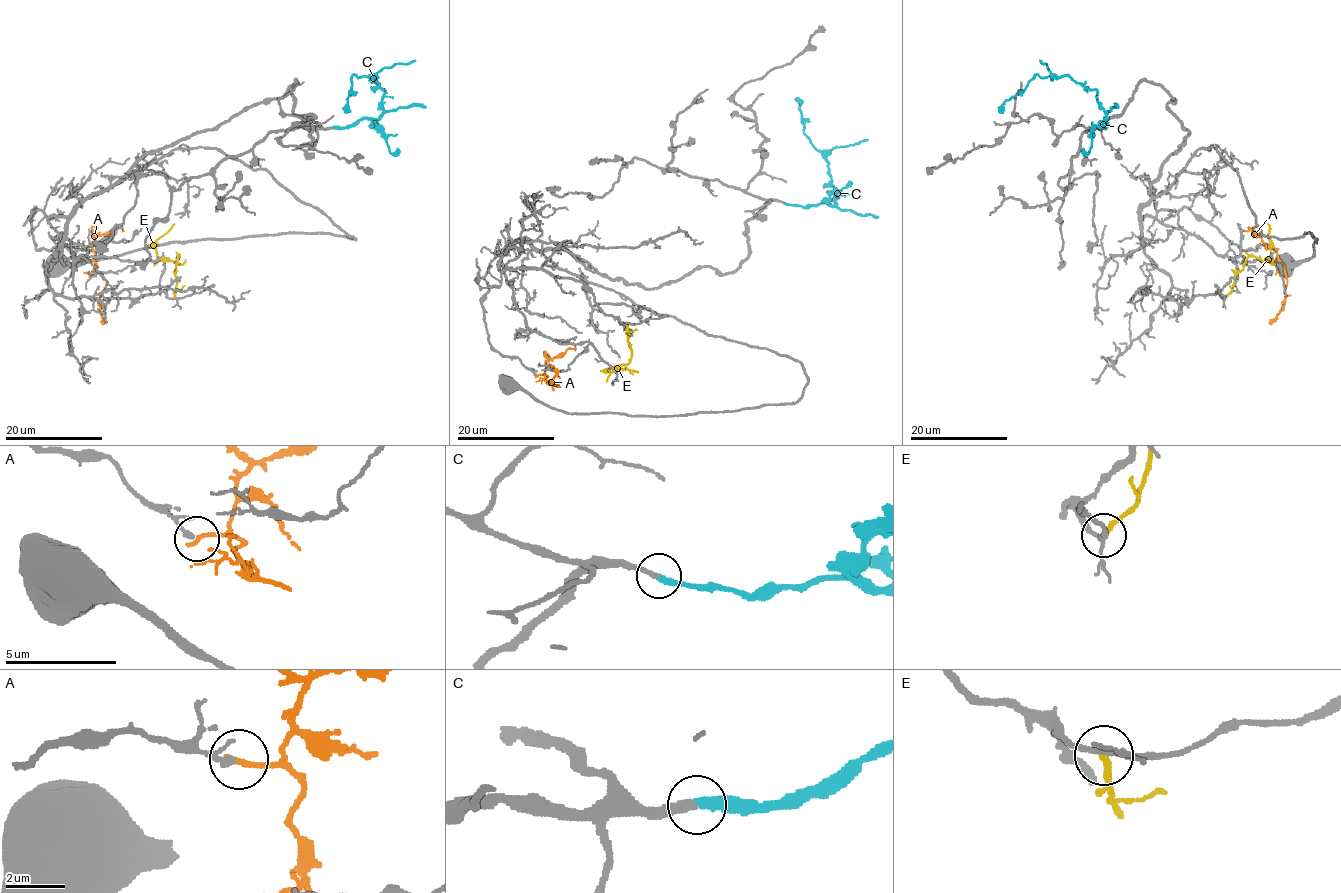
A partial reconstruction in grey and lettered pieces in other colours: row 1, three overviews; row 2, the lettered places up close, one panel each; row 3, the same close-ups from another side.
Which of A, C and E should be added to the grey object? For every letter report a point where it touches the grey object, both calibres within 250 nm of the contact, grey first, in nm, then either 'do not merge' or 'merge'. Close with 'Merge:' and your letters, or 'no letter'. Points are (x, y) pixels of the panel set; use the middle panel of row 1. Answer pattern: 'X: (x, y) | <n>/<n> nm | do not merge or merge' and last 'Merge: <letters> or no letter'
A: (537, 375) | 220/200 nm | do not merge
C: (785, 203) | 240/300 nm | merge
E: (626, 324) | 150/240 nm | do not merge
Merge: C

